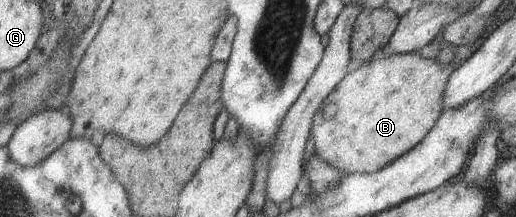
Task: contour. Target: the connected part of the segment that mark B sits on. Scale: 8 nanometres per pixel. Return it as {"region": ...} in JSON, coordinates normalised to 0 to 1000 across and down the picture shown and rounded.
{"region":[[[936,143],[915,198],[884,212],[876,290],[855,295],[843,272],[818,267],[810,240],[791,240],[717,272],[682,336],[672,336],[636,424],[607,539],[599,622],[609,650],[609,710],[671,802],[727,793],[760,751],[798,687],[837,594],[859,507],[857,433],[872,336],[884,313],[884,295],[928,221],[946,157]]]}

